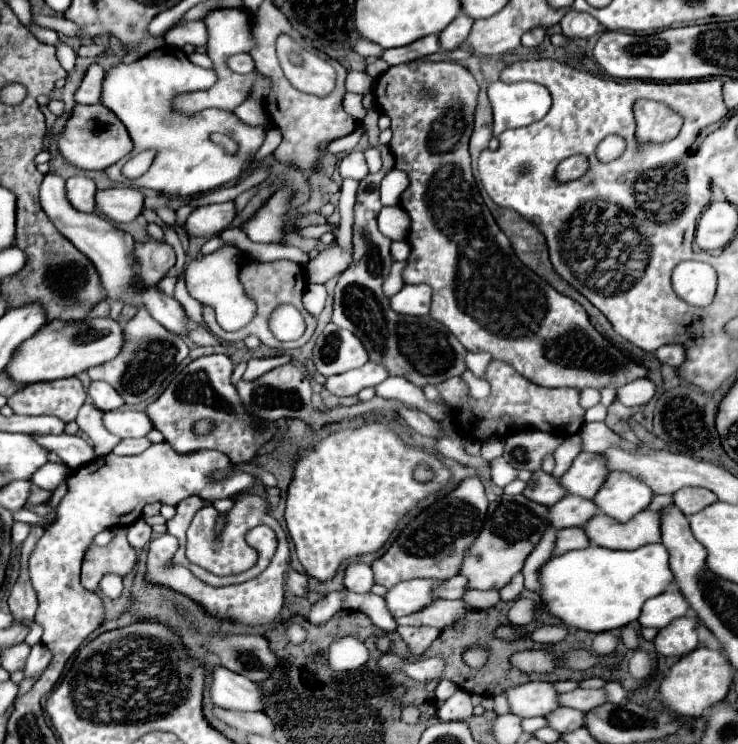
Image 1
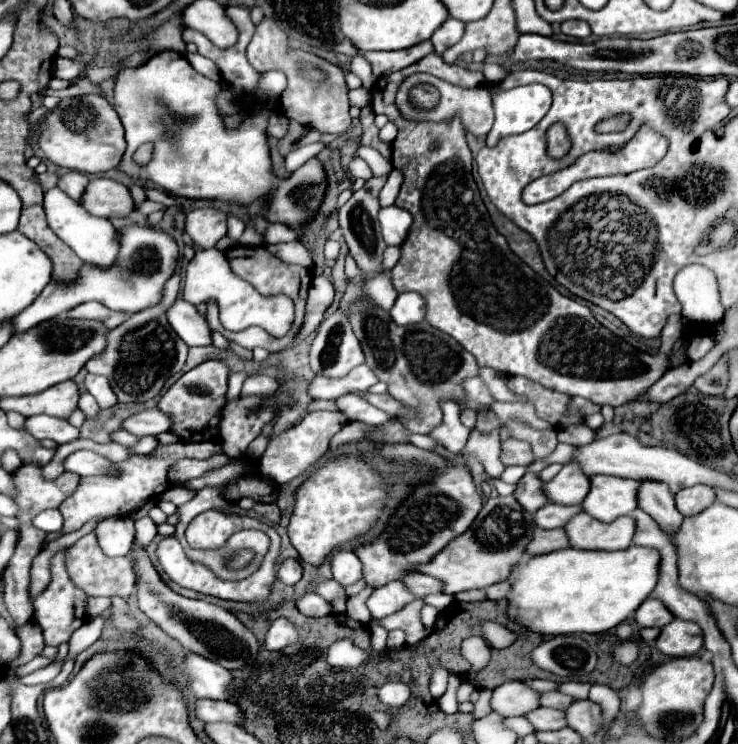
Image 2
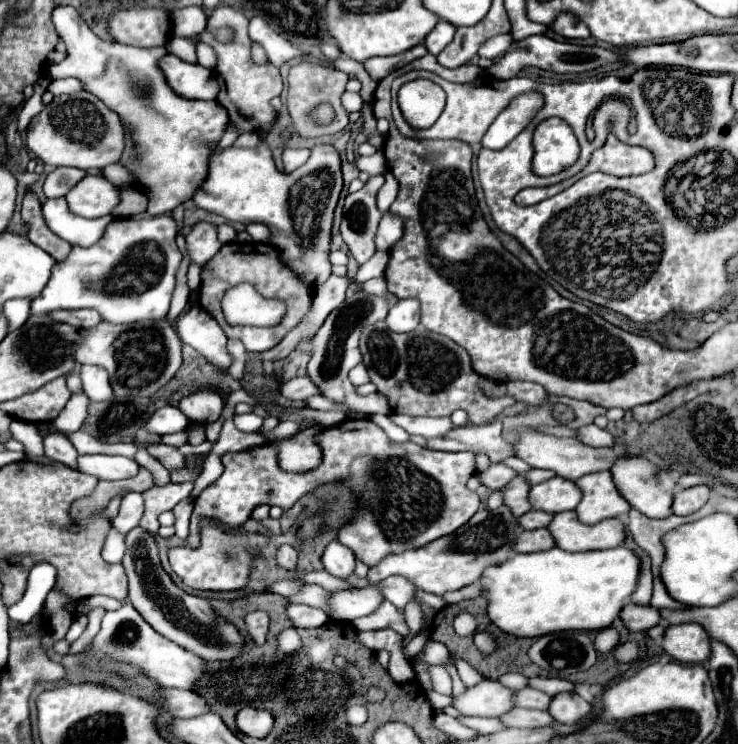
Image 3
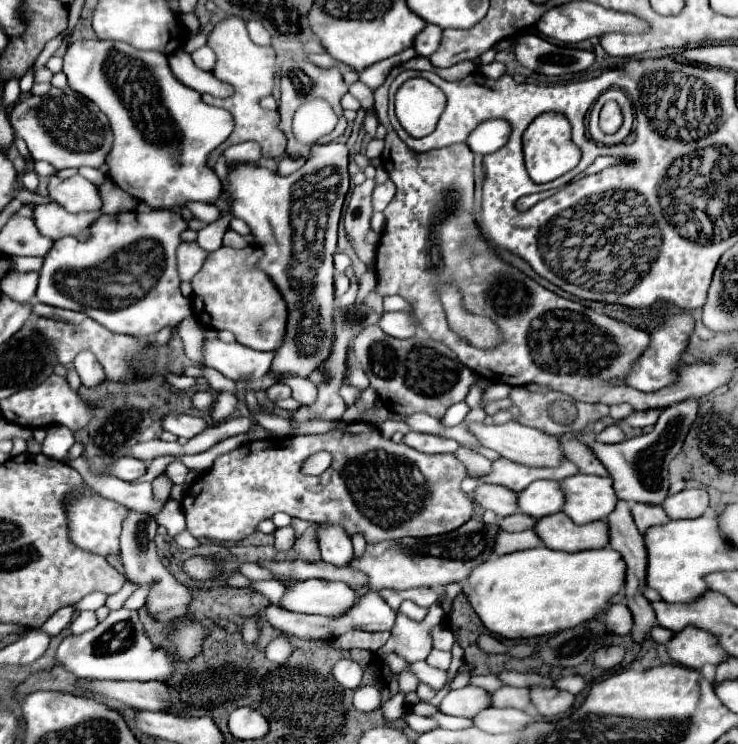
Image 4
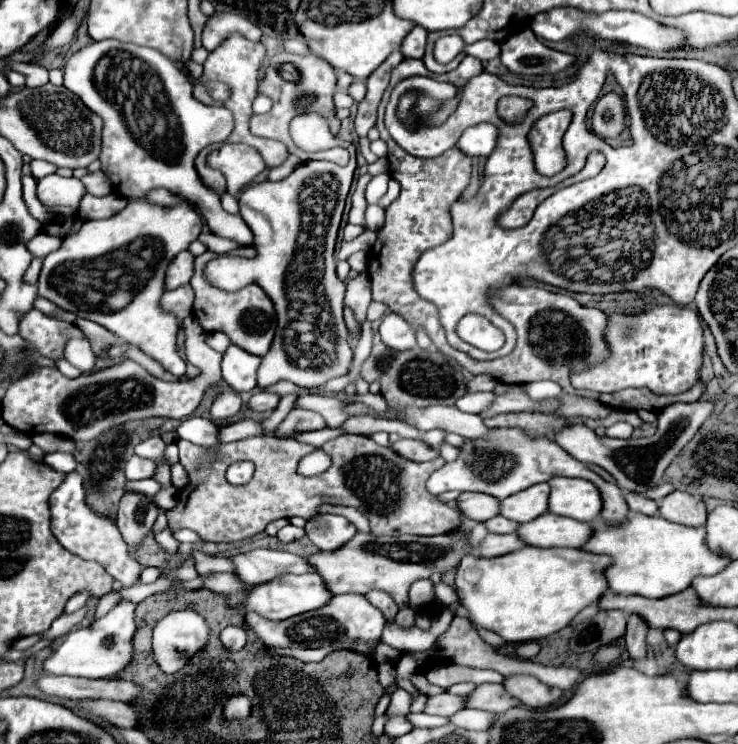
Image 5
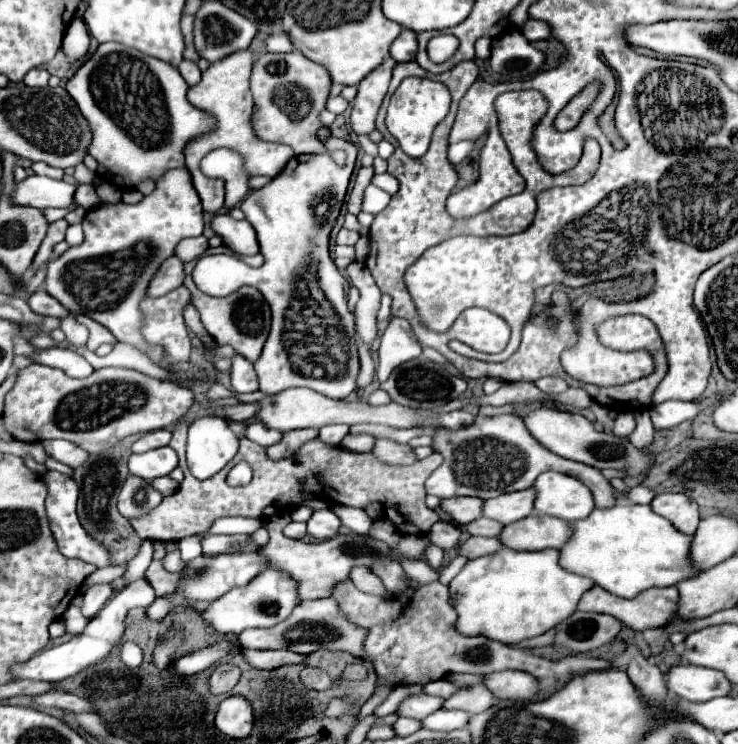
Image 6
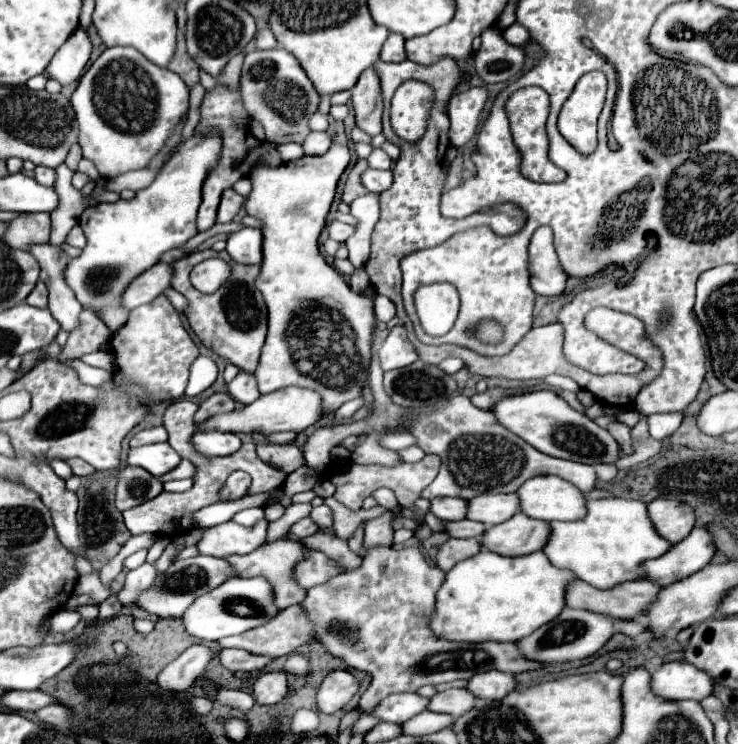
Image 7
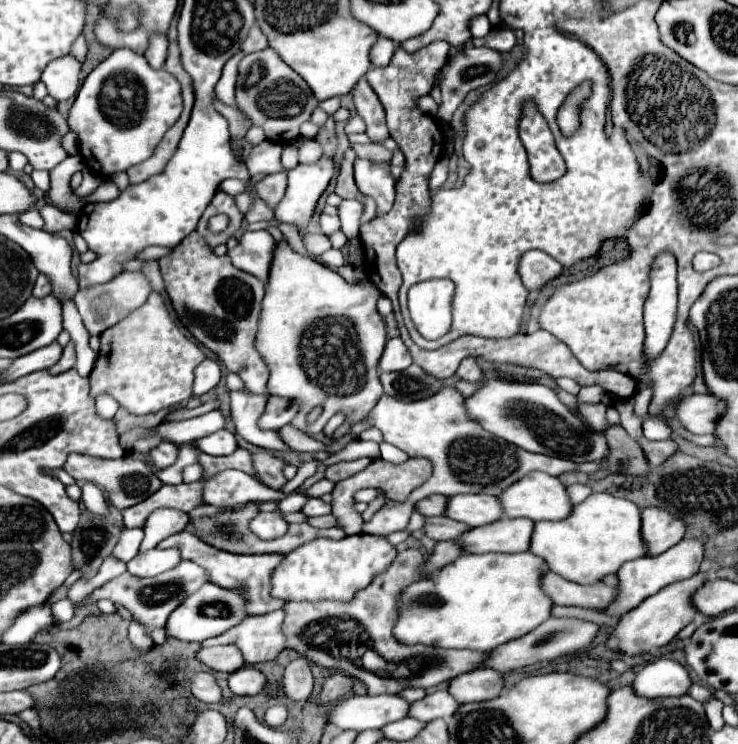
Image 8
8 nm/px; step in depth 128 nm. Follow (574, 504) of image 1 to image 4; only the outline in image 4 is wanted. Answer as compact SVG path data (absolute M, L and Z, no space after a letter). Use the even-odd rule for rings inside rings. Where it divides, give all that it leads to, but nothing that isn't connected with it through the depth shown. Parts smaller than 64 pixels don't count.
M518 512L518 514L512 514L512 516L508 516L508 518L502 518L502 520L500 520L500 526L502 526L502 530L506 530L506 532L522 532L522 530L534 528L534 526L536 526L536 518Z

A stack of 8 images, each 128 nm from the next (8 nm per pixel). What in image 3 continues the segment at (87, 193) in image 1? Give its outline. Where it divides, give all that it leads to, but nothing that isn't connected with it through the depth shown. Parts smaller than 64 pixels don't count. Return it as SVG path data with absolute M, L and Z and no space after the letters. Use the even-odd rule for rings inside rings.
M56 168L46 176L44 182L44 194L48 198L60 198L70 192L72 186L76 186L86 176L84 170L78 168Z

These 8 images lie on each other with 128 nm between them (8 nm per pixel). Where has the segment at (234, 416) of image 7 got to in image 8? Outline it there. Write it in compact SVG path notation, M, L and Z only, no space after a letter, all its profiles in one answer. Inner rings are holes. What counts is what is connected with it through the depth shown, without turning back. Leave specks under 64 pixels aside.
M270 396L258 420L258 426L262 426L262 430L280 430L282 426L290 424L298 412L300 412L300 404L296 400L282 398L282 396ZM212 410L208 414L202 414L198 418L190 418L190 420L182 420L182 422L168 422L168 424L160 424L158 432L162 436L162 440L172 440L176 444L184 444L184 442L194 442L198 438L204 438L212 432L218 432L226 426L226 416L222 414L222 410Z

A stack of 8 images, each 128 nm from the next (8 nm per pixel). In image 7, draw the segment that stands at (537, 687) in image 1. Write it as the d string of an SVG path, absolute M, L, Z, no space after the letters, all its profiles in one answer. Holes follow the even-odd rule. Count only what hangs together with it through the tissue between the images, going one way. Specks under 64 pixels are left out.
M392 694L390 698L382 700L378 706L374 706L368 712L380 718L382 722L404 724L406 720L424 712L428 708L428 702L430 702L428 698L418 696L418 694Z

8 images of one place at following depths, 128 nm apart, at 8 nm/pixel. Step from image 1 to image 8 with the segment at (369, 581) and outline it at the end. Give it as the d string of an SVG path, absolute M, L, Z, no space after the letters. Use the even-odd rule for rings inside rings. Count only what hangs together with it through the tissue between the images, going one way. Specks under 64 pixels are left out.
M308 498L308 502L302 508L302 512L306 516L324 516L324 514L330 514L330 504L326 504L320 498Z

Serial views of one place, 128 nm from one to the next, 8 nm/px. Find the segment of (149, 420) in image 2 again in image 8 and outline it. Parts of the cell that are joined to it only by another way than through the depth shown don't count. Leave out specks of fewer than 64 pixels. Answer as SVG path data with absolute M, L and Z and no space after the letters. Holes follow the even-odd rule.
M218 430L206 438L200 438L196 442L196 446L206 452L206 454L212 454L212 456L228 456L232 454L236 448L238 448L238 442L236 442L236 436L228 430Z

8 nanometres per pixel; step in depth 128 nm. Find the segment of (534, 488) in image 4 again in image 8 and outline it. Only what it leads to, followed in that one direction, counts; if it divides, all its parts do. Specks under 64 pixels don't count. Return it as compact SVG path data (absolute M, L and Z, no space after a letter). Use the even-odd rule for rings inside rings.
M460 494L448 500L448 510L446 516L458 520L458 522L476 522L468 526L484 526L482 522L486 520L500 520L504 516L500 498L488 496L488 494L478 494L478 496L468 496Z

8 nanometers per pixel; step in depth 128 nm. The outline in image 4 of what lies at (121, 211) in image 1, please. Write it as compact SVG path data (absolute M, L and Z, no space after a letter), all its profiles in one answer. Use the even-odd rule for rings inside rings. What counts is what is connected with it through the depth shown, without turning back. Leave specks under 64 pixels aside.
M78 174L66 180L52 176L48 184L48 196L70 212L92 212L102 208L98 186Z

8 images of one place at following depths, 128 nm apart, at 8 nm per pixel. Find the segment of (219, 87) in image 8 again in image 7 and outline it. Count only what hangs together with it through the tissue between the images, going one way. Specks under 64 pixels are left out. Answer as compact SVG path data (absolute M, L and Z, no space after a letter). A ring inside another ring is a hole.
M238 54L238 58L232 58L232 60L226 64L224 72L220 74L220 80L218 80L218 82L228 84L228 86L236 86L236 82L240 80L240 68L242 68L242 60L244 60L244 54Z

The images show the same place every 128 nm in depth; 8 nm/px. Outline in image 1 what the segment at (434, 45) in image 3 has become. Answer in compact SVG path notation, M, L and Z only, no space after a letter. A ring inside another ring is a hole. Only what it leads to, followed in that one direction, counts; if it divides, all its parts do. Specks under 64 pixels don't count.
M458 14L458 18L454 18L454 22L450 22L450 26L446 26L446 30L442 30L440 34L440 44L442 50L454 50L458 48L470 34L474 20L468 14Z

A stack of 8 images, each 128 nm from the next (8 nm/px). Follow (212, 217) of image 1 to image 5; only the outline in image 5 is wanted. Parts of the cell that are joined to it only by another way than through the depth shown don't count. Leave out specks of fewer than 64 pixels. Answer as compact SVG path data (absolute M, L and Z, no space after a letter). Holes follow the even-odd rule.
M184 250L168 266L168 272L166 272L166 290L174 290L178 286L188 284L192 274L194 274L194 256L188 250Z

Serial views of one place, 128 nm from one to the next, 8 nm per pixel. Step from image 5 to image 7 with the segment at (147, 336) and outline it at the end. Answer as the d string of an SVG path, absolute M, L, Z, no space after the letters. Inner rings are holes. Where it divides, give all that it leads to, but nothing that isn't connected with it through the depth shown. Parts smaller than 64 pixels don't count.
M192 136L164 164L156 180L140 190L132 200L114 204L102 202L86 208L80 216L80 226L88 238L86 248L78 258L72 258L64 268L64 280L76 294L78 302L94 310L98 318L112 330L120 330L128 322L128 310L122 306L122 292L144 270L154 266L170 248L184 246L198 234L196 212L202 198L202 182L210 166L216 166L220 156L218 136Z

